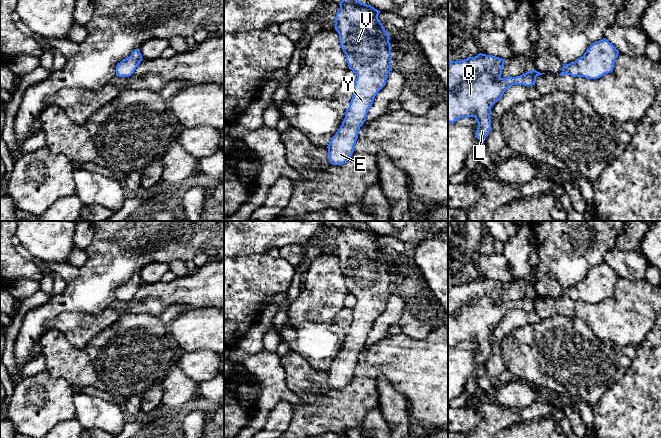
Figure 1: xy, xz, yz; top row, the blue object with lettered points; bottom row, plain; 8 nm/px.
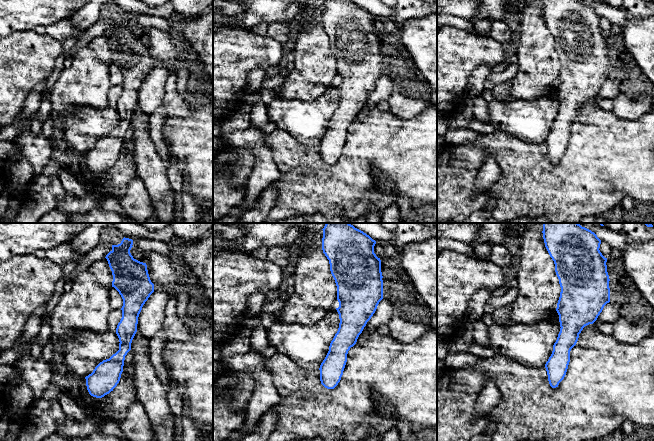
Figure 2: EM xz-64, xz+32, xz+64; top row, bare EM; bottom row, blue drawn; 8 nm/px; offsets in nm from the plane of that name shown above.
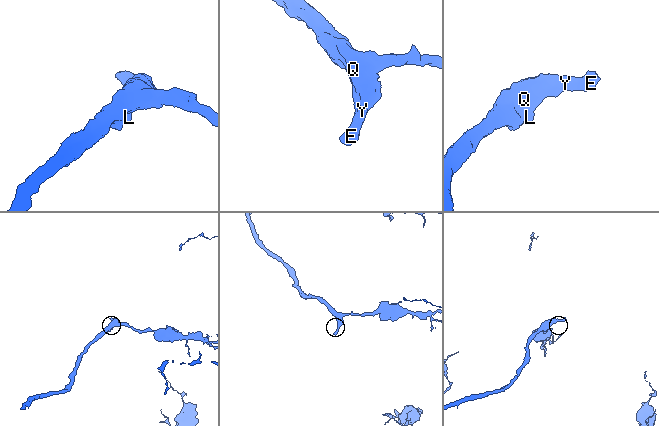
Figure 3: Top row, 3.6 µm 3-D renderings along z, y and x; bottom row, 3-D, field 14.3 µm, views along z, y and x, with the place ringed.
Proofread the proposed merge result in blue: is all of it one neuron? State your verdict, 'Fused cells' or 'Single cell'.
Single cell

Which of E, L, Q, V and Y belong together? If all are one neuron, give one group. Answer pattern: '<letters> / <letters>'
E L Q V Y

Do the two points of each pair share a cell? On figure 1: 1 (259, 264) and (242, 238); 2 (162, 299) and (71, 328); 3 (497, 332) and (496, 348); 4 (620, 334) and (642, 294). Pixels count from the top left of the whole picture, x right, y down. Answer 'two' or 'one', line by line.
1: two
2: one
3: two
4: one

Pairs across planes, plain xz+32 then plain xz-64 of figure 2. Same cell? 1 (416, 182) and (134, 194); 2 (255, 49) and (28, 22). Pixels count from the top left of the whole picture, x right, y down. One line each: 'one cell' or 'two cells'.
1: two cells
2: two cells

